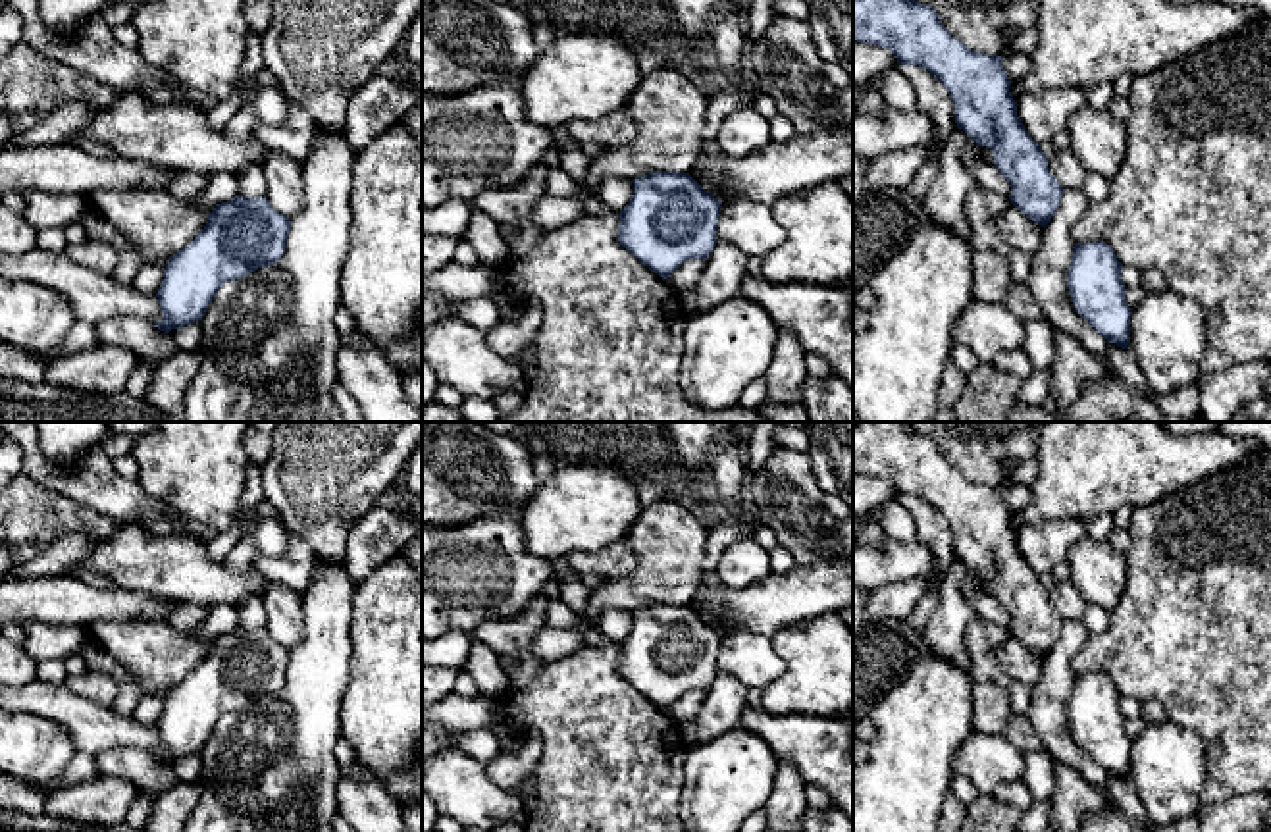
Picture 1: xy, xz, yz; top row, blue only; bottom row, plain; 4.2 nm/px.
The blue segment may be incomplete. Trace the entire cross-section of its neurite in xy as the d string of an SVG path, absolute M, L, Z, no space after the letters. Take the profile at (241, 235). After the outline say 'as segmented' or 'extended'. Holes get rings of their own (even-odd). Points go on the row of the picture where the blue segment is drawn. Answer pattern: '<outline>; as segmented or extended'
M237 195L218 204L204 229L171 256L156 293L164 333L200 322L225 281L281 260L291 221L262 198Z; as segmented

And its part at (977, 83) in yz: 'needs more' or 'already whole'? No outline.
already whole

